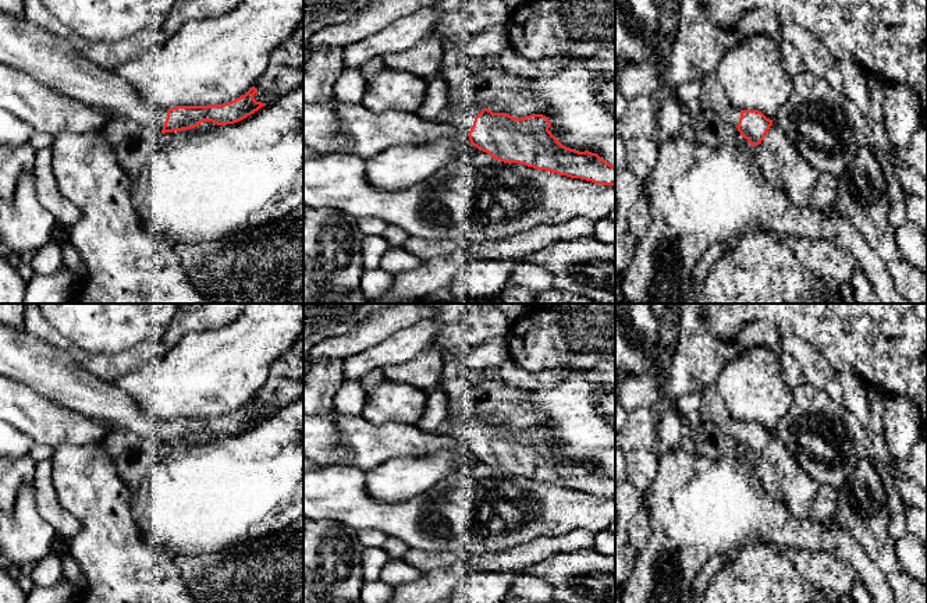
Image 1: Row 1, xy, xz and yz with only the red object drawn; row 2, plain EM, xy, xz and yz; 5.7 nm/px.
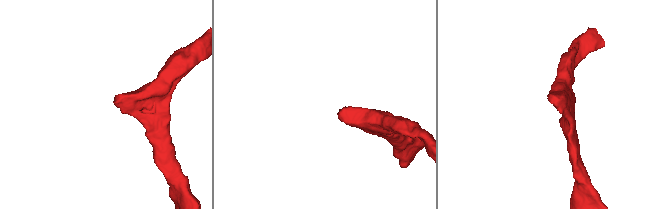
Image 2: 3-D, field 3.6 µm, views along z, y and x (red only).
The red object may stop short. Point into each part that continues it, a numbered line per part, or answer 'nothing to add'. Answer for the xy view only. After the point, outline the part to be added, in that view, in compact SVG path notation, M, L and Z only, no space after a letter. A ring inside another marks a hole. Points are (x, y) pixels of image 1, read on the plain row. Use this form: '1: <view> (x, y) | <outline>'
1: xy (24, 357) | M0 324L0 373L28 384L53 402L106 421L161 444L167 422L149 418L113 382L102 380L78 366L71 355L25 327Z

